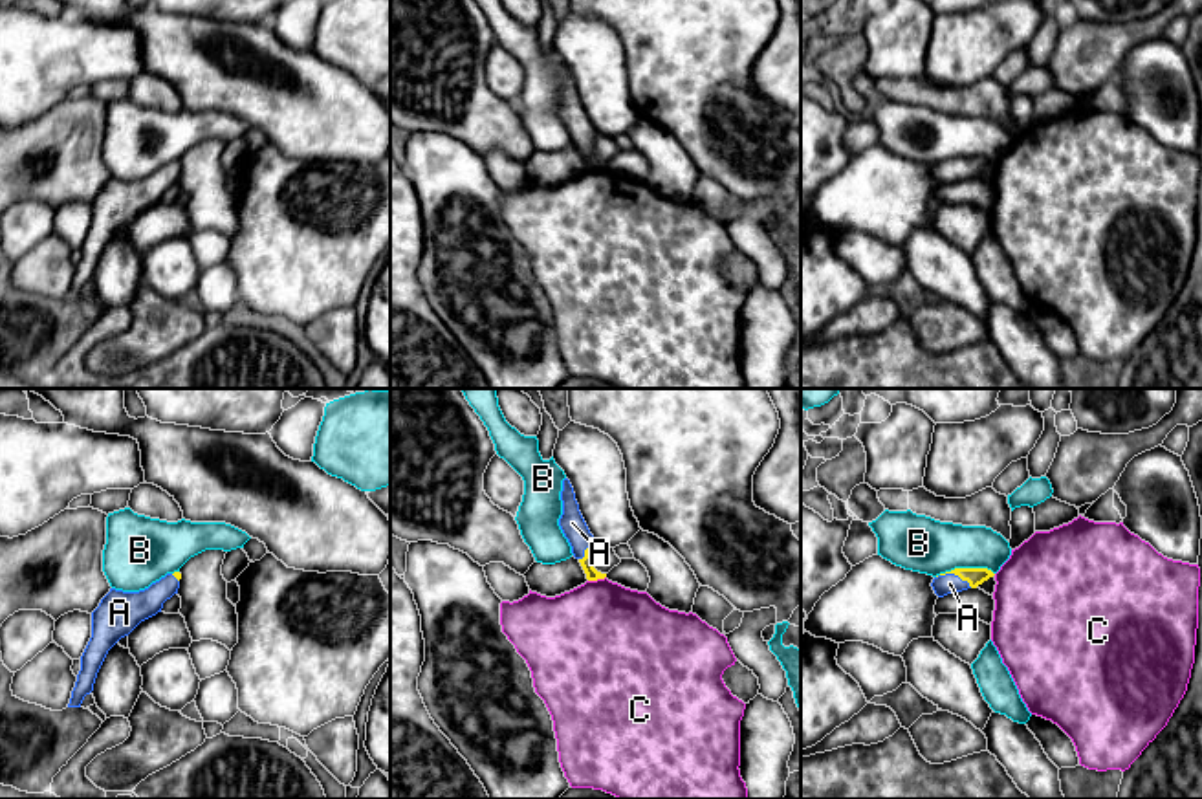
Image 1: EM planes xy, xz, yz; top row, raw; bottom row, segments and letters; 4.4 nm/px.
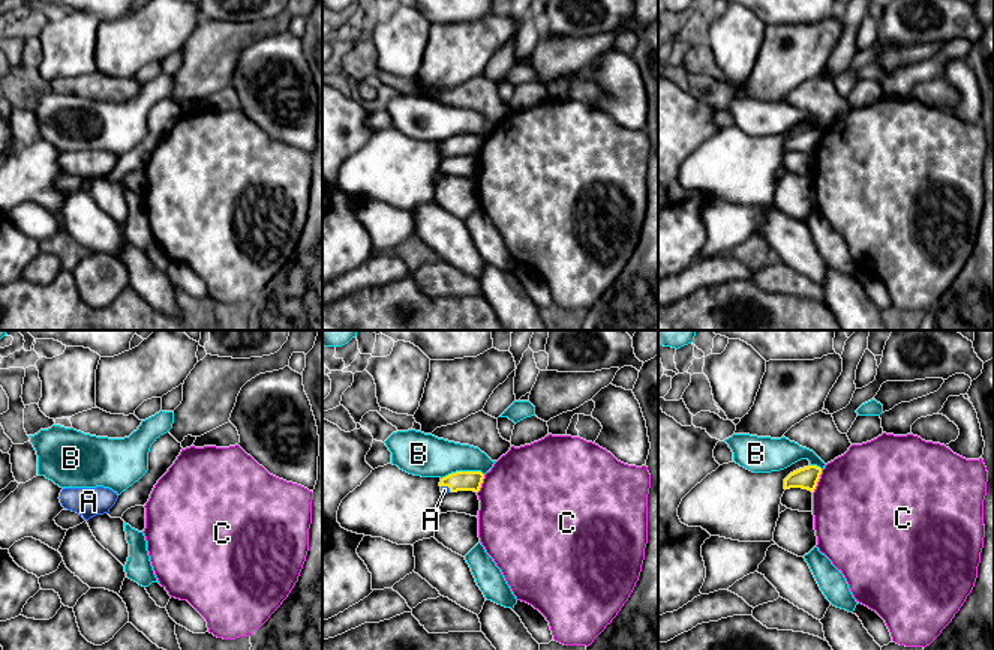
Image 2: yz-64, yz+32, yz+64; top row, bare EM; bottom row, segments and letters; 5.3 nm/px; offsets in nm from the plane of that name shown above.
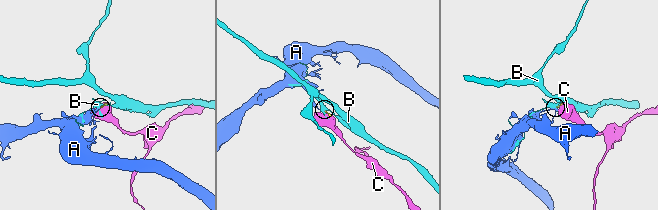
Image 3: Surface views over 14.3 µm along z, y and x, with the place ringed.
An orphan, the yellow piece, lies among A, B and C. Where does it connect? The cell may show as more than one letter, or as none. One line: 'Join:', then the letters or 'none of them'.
Join: A

